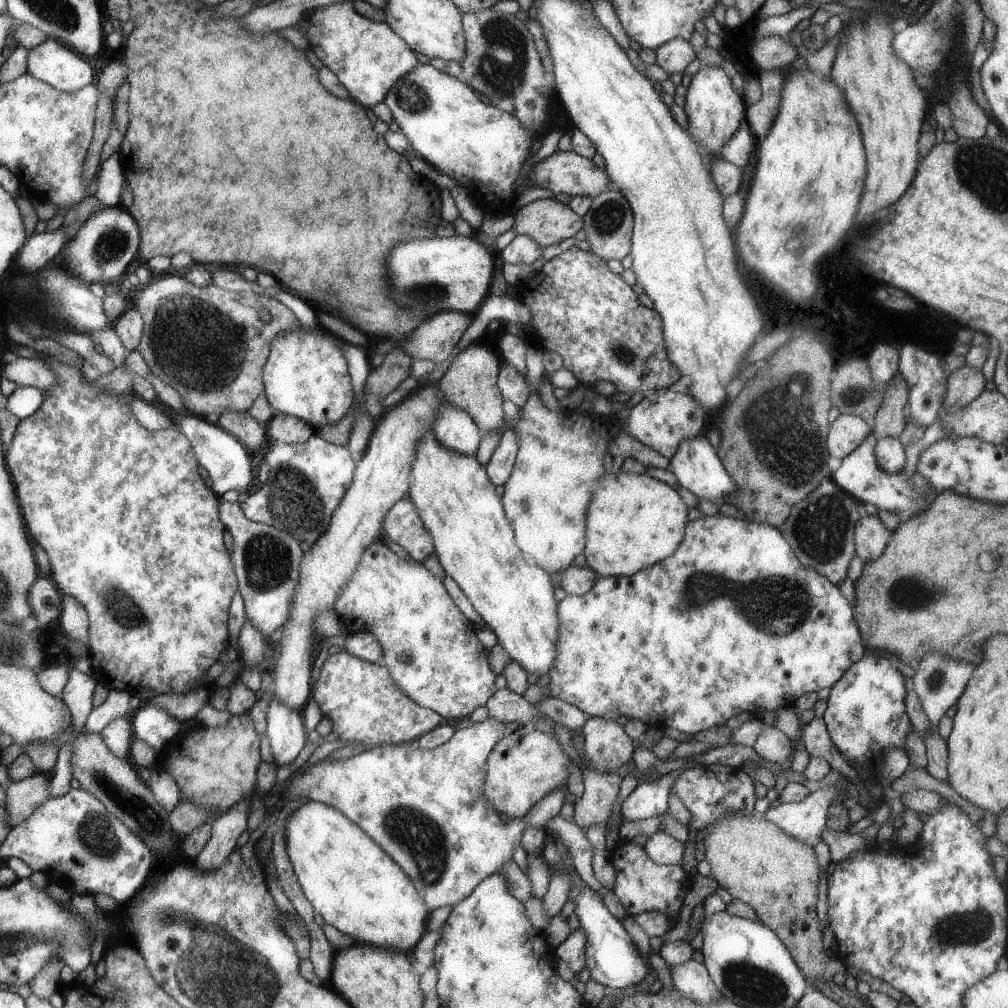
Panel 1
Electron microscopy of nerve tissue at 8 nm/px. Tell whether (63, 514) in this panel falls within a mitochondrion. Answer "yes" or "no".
no

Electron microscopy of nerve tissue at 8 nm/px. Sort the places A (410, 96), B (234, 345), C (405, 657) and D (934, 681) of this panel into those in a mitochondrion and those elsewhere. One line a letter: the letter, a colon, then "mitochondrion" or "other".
A: mitochondrion
B: mitochondrion
C: mitochondrion
D: mitochondrion

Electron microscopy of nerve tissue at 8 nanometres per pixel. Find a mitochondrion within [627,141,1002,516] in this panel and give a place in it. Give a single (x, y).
(772, 420)

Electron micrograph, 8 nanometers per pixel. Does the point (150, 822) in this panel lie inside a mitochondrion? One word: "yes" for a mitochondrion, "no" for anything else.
yes

